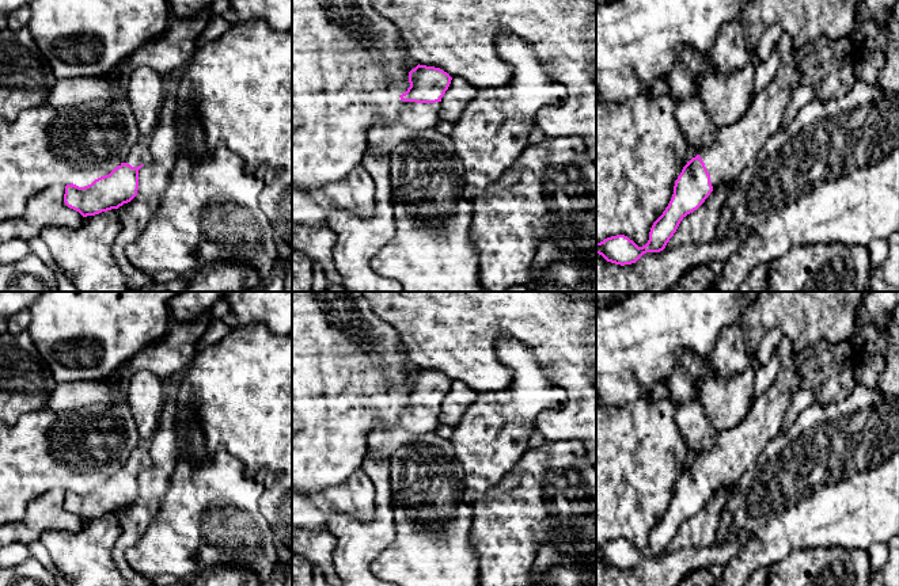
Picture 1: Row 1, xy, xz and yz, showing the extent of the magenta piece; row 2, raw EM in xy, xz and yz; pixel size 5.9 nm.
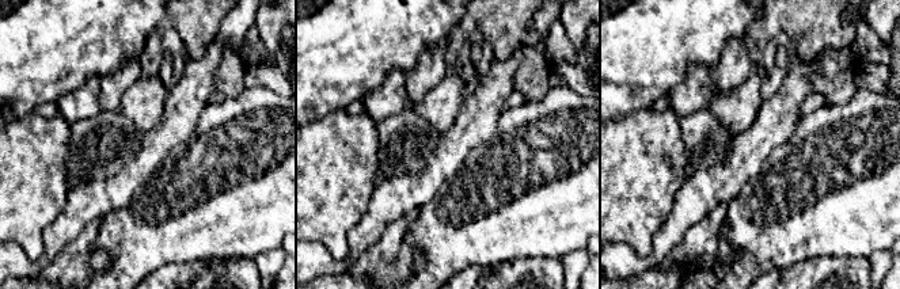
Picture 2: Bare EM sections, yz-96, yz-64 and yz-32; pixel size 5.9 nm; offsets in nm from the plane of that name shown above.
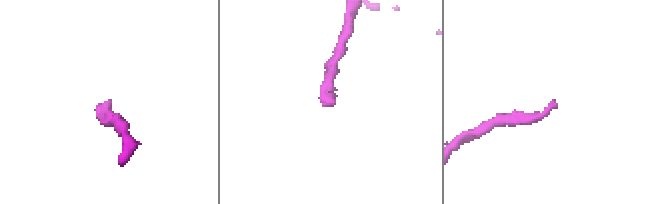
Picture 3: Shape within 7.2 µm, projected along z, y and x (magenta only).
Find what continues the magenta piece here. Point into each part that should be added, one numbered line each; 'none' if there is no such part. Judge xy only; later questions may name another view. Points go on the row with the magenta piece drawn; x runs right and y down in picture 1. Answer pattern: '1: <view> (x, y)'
1: xy (140, 153)

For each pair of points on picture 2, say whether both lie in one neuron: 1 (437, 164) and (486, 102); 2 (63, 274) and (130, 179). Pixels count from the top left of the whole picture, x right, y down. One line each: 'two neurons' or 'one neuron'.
1: one neuron
2: two neurons

